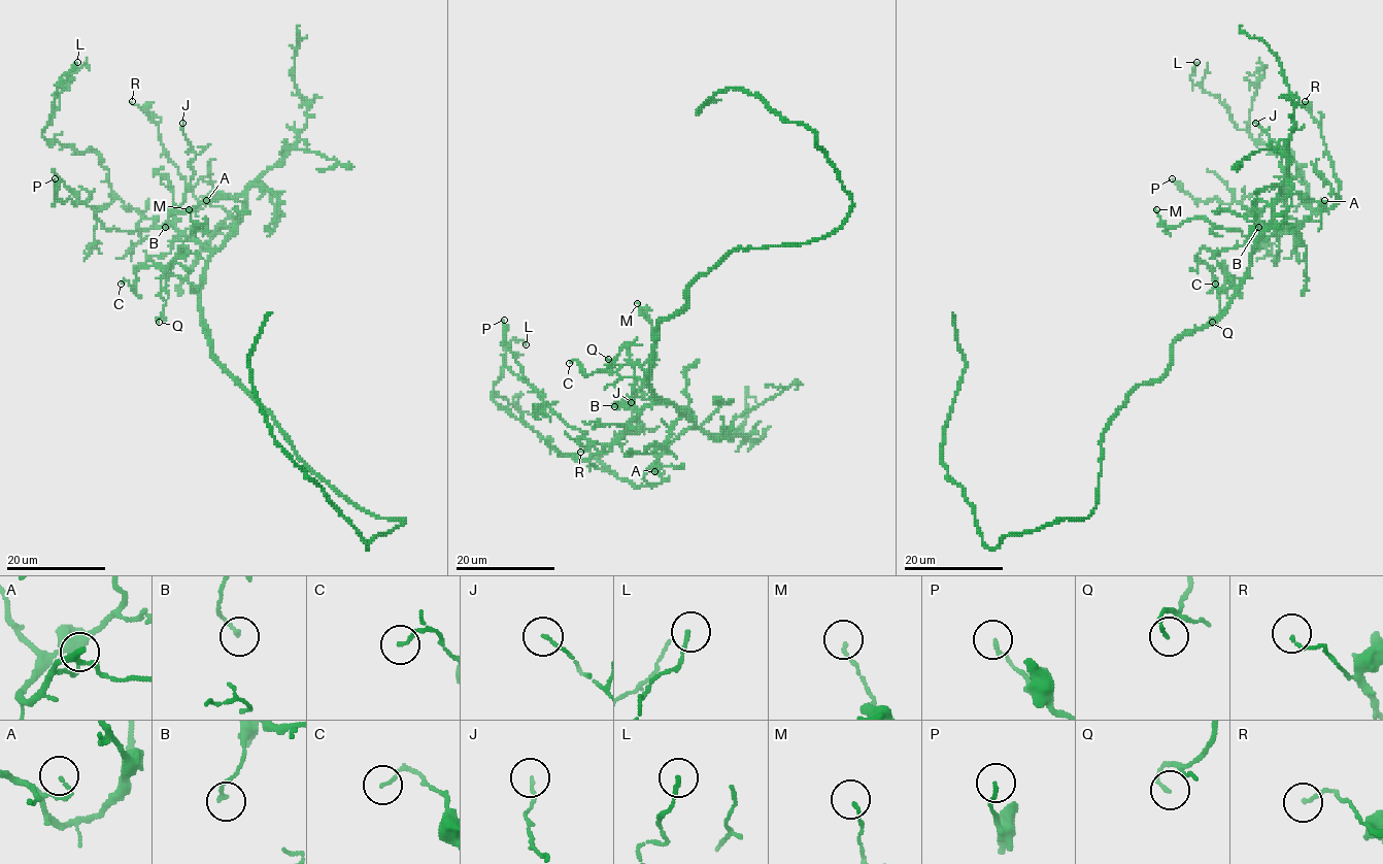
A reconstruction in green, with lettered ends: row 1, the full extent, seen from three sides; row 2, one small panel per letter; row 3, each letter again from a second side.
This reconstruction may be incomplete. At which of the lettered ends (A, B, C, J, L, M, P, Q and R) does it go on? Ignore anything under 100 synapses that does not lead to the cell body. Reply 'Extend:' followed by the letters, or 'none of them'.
Extend: none of them

